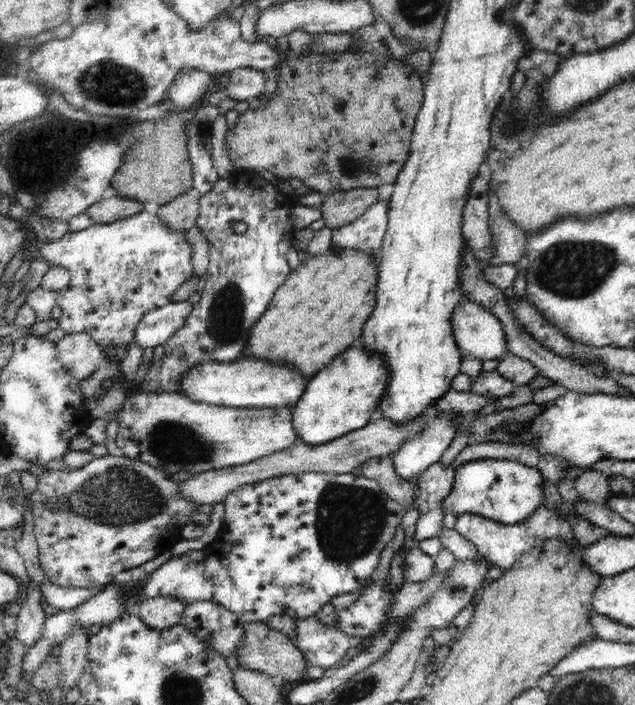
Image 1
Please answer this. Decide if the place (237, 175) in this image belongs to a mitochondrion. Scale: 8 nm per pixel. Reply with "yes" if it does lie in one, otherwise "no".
no

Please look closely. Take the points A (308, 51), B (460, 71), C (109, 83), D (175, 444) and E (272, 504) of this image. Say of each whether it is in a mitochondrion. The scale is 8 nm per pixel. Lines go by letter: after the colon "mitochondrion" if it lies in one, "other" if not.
A: other
B: other
C: mitochondrion
D: mitochondrion
E: other

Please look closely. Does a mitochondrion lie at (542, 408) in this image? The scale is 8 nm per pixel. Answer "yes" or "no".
no

